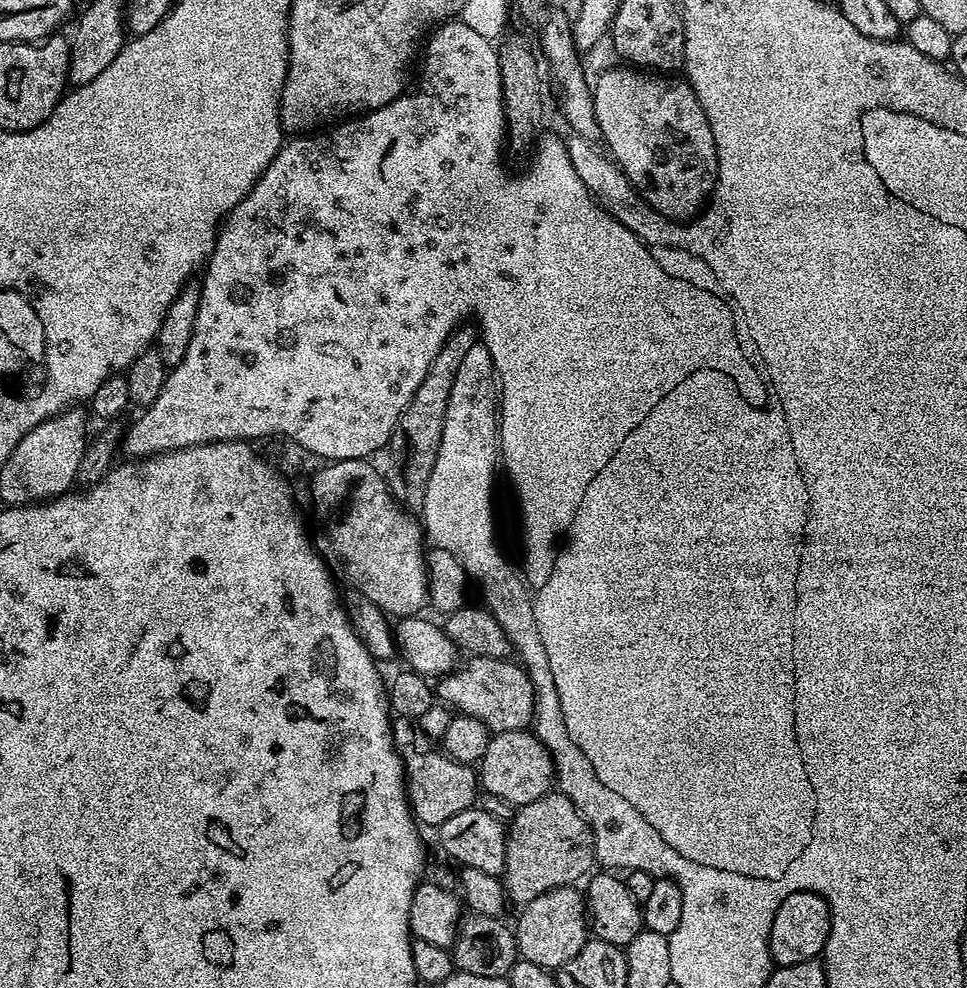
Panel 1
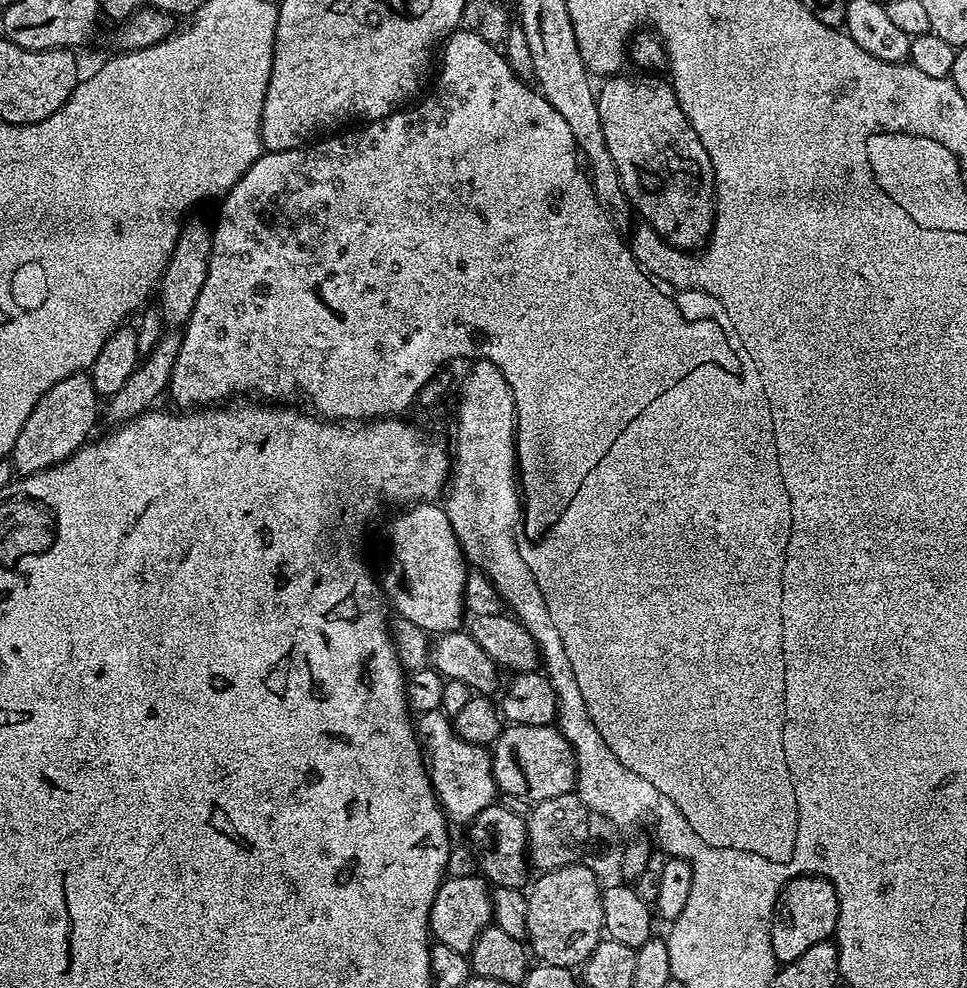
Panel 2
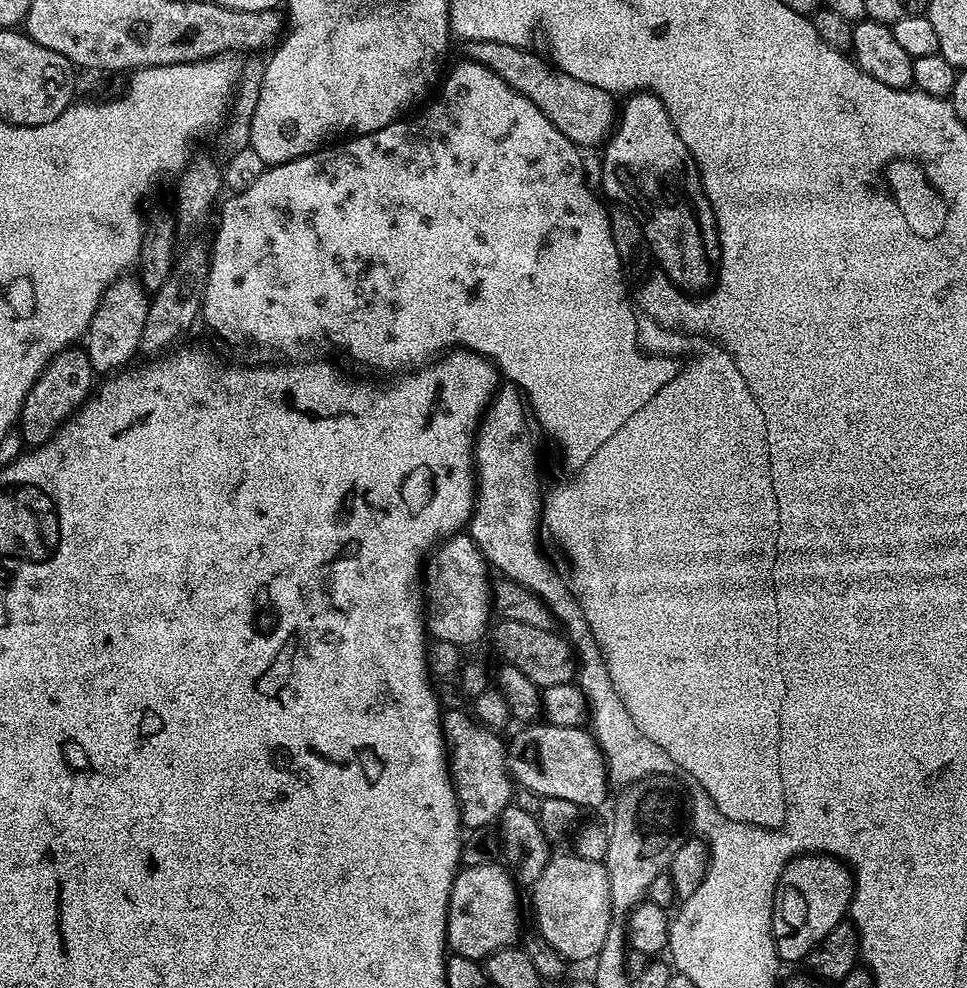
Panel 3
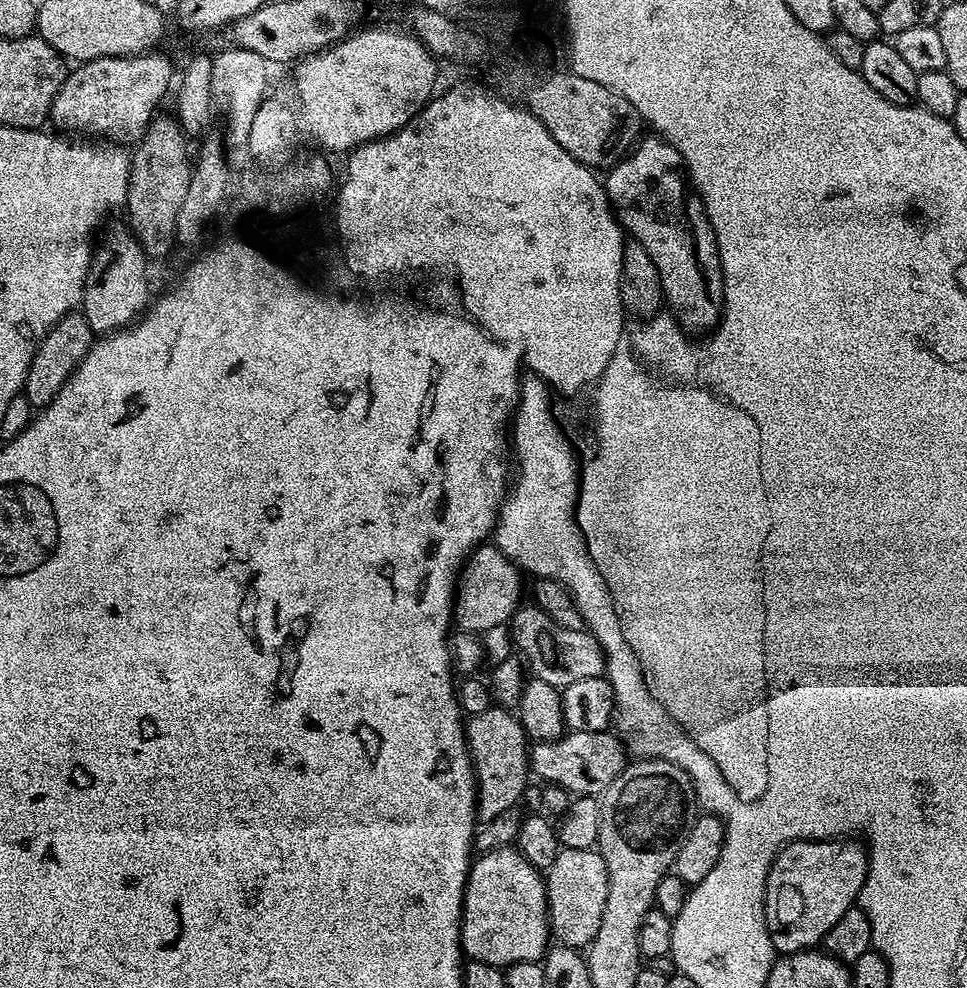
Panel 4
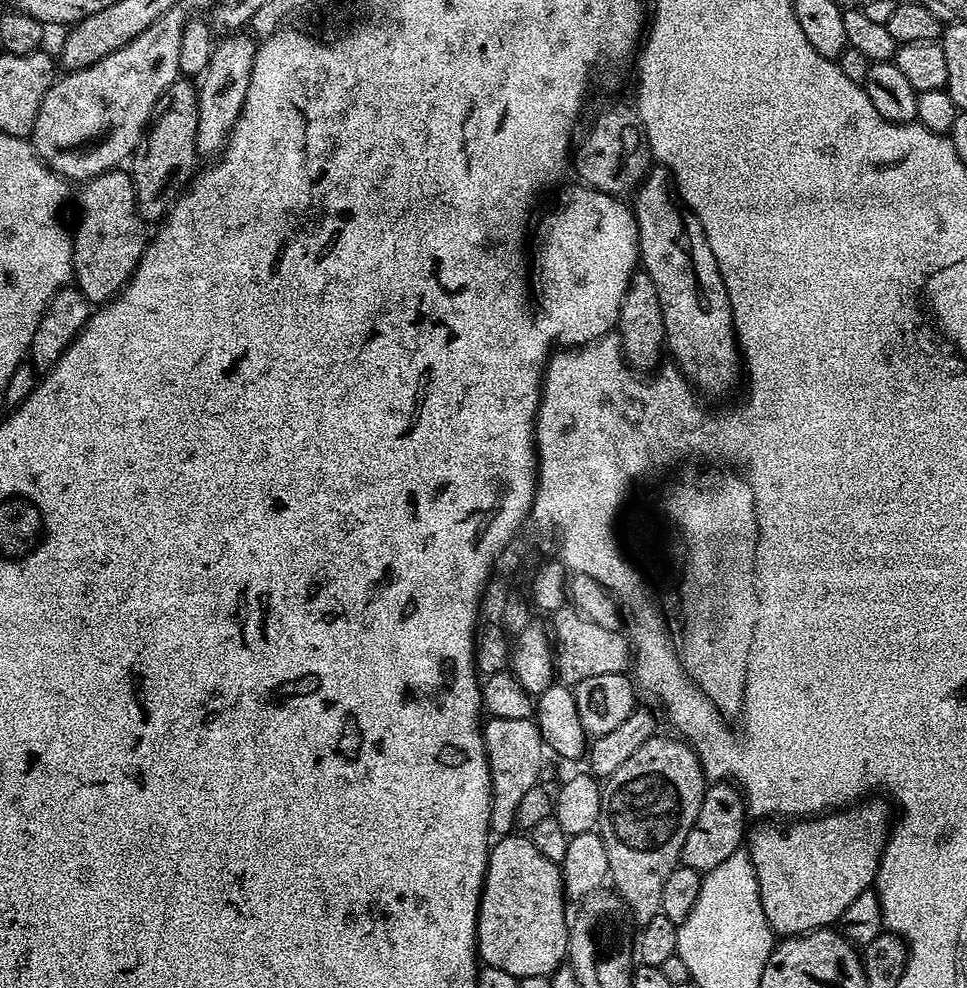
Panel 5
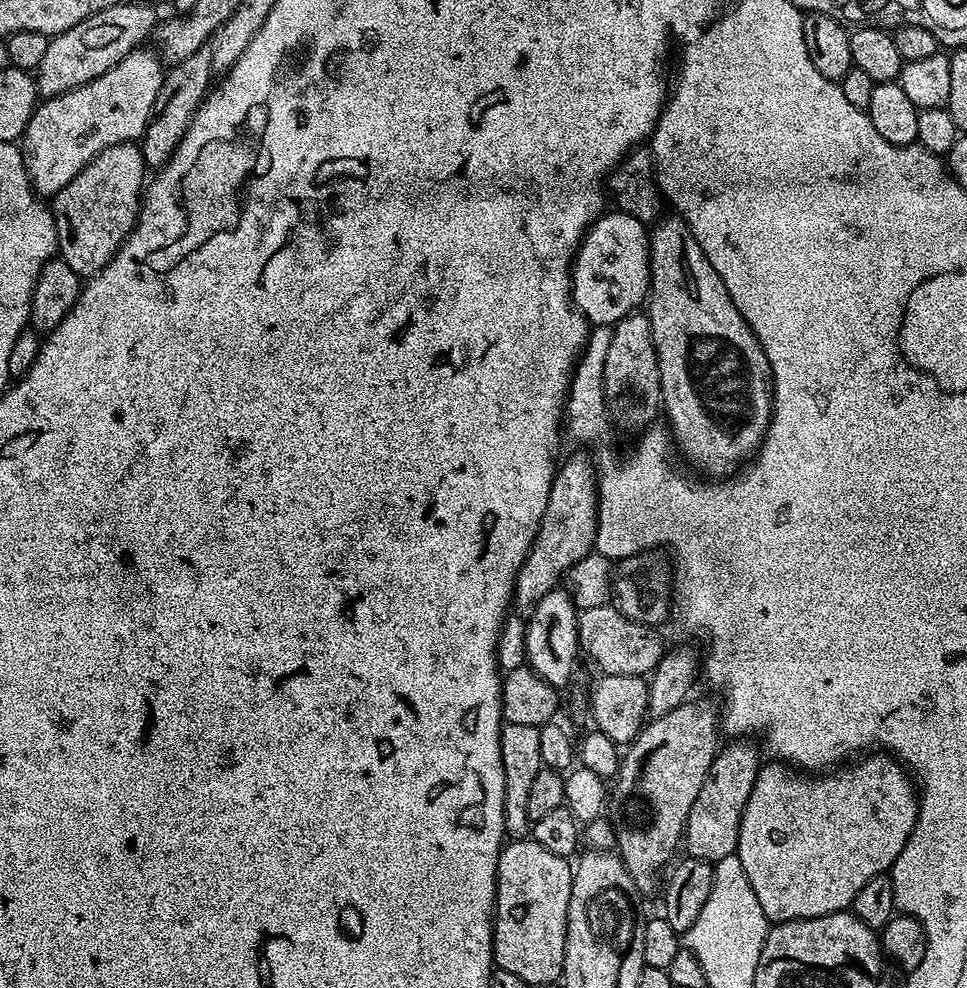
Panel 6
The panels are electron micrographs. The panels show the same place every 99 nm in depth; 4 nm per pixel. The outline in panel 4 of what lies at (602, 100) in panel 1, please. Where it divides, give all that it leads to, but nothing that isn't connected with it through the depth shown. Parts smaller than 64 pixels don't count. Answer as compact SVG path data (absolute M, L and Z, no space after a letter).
M645 135L629 155L607 169L606 176L608 199L614 205L621 225L630 233L631 239L646 246L646 254L650 254L654 266L658 266L664 298L667 307L673 308L669 309L674 313L676 323L692 334L704 334L715 329L724 311L724 271L704 203L695 191L686 187L686 169L680 151L659 135Z

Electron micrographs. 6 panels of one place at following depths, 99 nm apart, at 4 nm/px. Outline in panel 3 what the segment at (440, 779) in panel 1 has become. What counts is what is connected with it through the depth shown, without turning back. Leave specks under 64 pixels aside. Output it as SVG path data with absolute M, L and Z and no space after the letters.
M467 707L452 708L443 713L444 742L452 785L460 807L460 823L465 829L488 828L500 819L502 810L513 803L514 781L508 770L506 740L499 731L481 724Z

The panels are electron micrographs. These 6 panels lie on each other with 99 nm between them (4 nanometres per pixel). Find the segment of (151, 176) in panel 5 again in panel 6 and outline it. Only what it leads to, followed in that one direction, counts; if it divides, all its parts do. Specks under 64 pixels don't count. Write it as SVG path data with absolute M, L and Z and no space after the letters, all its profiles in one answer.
M218 31L198 46L190 54L189 58L173 65L164 76L163 86L159 88L158 97L155 98L155 105L152 108L152 116L148 122L147 130L140 140L145 163L153 168L163 167L165 161L172 156L177 148L178 142L185 136L189 122L196 113L201 101L207 96L212 86L211 78L214 78L213 52L215 51L216 37L220 36Z

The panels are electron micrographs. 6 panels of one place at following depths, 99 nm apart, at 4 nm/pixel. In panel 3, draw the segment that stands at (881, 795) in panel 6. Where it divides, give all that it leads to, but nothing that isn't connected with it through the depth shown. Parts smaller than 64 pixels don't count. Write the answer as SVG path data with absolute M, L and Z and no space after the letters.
M805 854L797 856L795 860L791 860L789 864L784 865L782 874L776 883L776 893L772 899L772 942L774 952L777 957L780 956L784 960L800 960L803 961L810 950L814 950L814 946L818 946L818 942L822 942L822 938L826 938L826 934L830 934L830 930L834 930L834 926L838 926L849 915L850 905L852 902L852 874L847 864L843 860L836 860L833 856L825 856L823 854Z

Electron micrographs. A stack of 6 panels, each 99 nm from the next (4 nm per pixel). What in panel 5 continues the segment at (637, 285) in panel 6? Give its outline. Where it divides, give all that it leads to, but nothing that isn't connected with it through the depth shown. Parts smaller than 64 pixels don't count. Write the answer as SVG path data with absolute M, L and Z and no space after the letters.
M576 182L561 198L561 208L548 216L544 241L536 252L540 308L560 331L565 345L599 341L617 327L622 298L640 259L636 213L619 196Z

